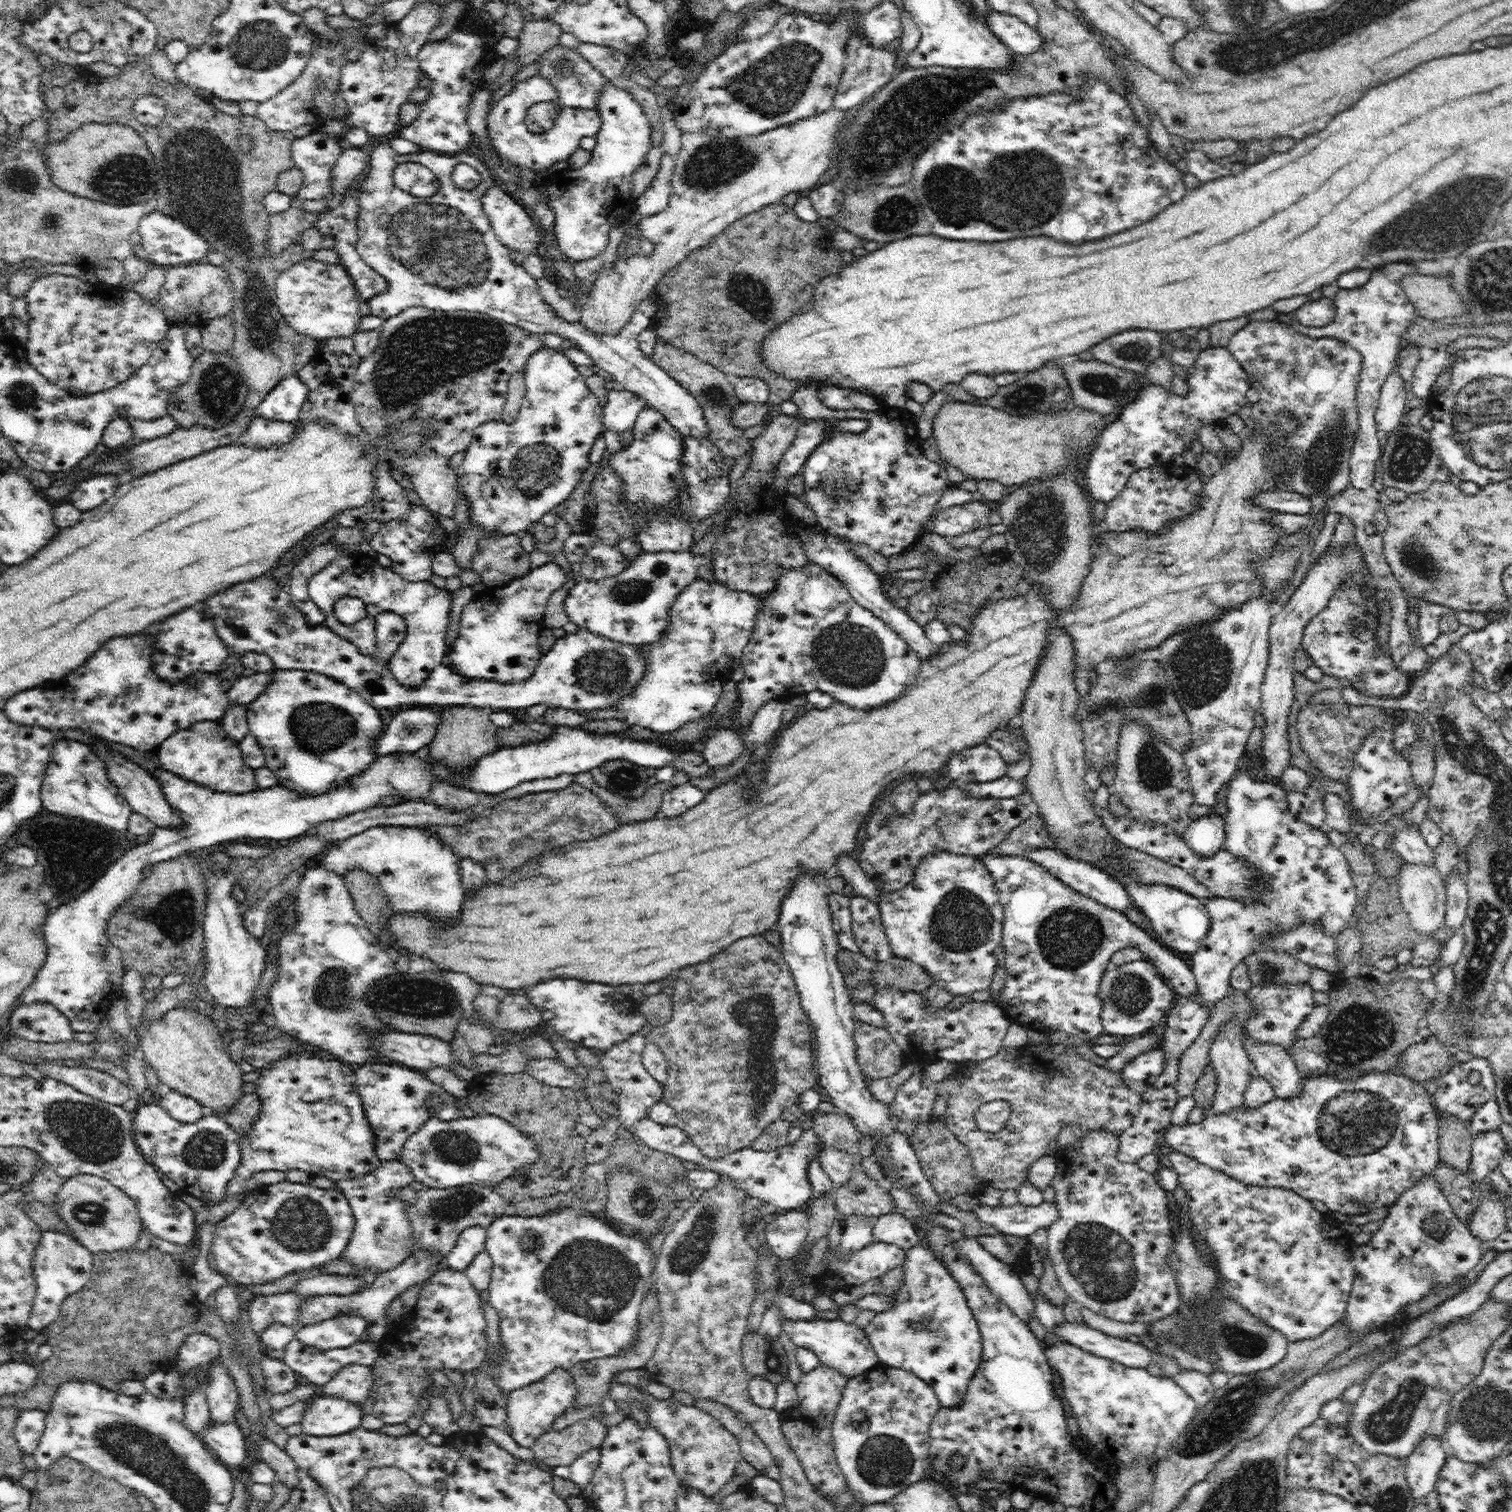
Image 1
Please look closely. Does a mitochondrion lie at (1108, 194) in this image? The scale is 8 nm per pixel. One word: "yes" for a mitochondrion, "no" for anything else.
no

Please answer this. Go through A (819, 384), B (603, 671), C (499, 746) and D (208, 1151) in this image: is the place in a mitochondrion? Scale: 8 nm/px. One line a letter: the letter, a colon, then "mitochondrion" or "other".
A: other
B: mitochondrion
C: other
D: mitochondrion

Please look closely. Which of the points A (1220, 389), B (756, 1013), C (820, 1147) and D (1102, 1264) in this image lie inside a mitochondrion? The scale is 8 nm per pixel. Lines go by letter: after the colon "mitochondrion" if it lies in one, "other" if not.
A: other
B: mitochondrion
C: other
D: mitochondrion

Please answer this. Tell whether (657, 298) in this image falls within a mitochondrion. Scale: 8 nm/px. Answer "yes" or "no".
no

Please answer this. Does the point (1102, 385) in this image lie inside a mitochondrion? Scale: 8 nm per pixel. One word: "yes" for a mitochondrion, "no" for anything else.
yes

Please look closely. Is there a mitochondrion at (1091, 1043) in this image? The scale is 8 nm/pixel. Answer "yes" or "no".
no

